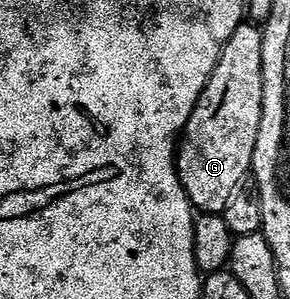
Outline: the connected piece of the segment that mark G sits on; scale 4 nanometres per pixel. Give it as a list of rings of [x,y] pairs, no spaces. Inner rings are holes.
[[[257,26],[248,27],[238,27],[222,50],[216,69],[202,91],[192,117],[186,122],[186,129],[180,136],[180,146],[176,151],[178,180],[182,182],[182,188],[186,190],[192,206],[208,215],[222,214],[224,205],[228,205],[228,197],[232,197],[232,189],[236,189],[236,184],[247,178],[251,174],[250,169],[255,166],[253,150],[256,149],[264,94],[264,73],[261,71],[262,32]]]

